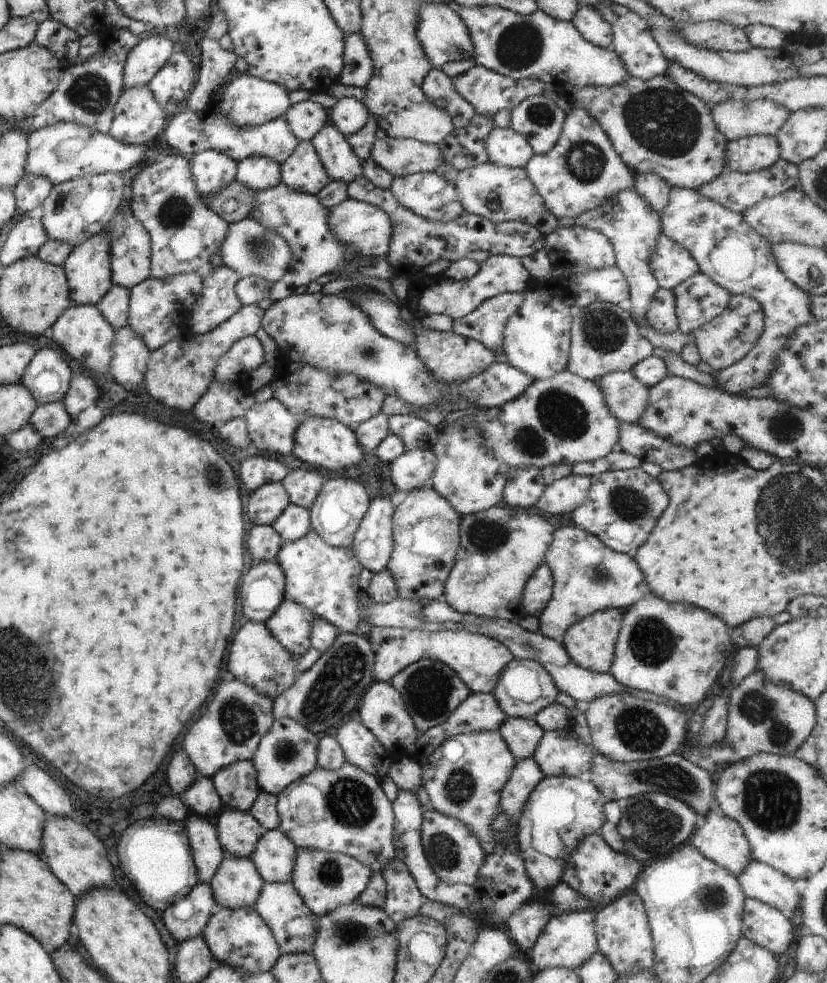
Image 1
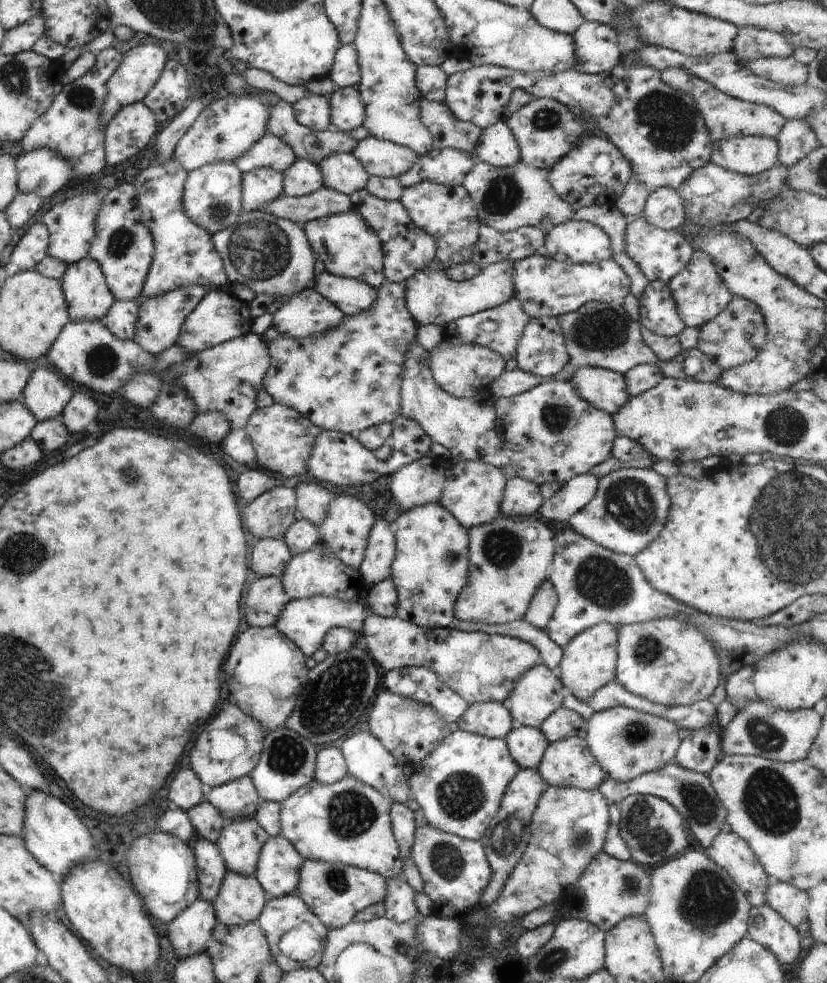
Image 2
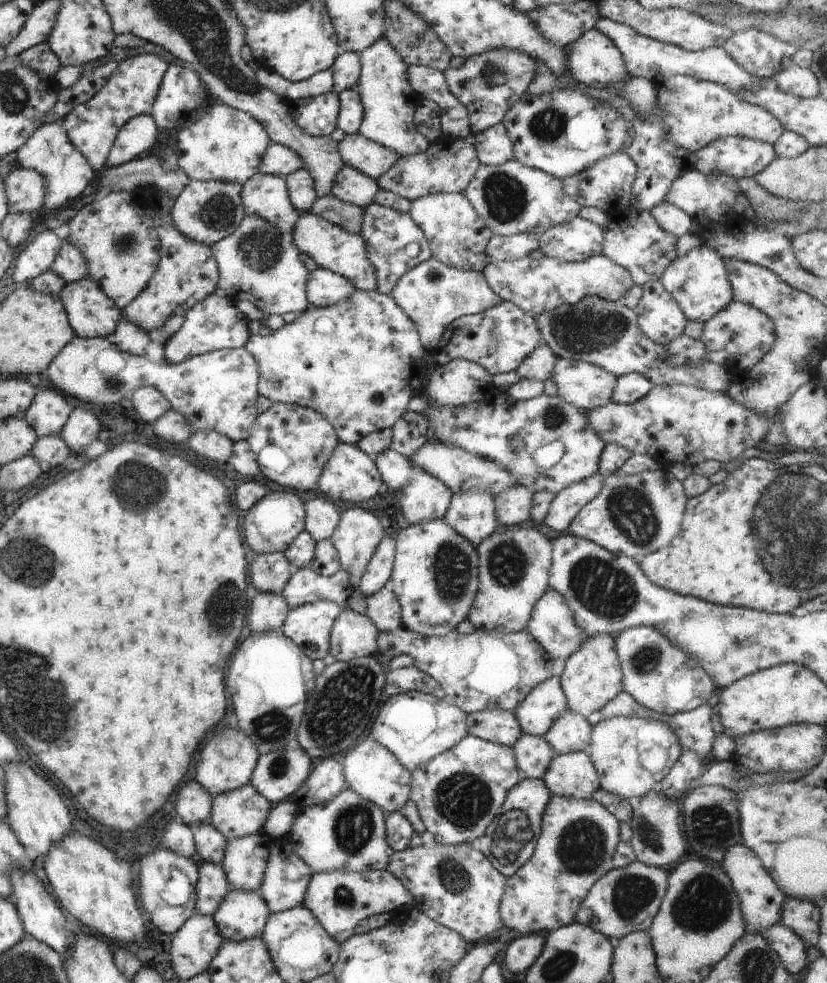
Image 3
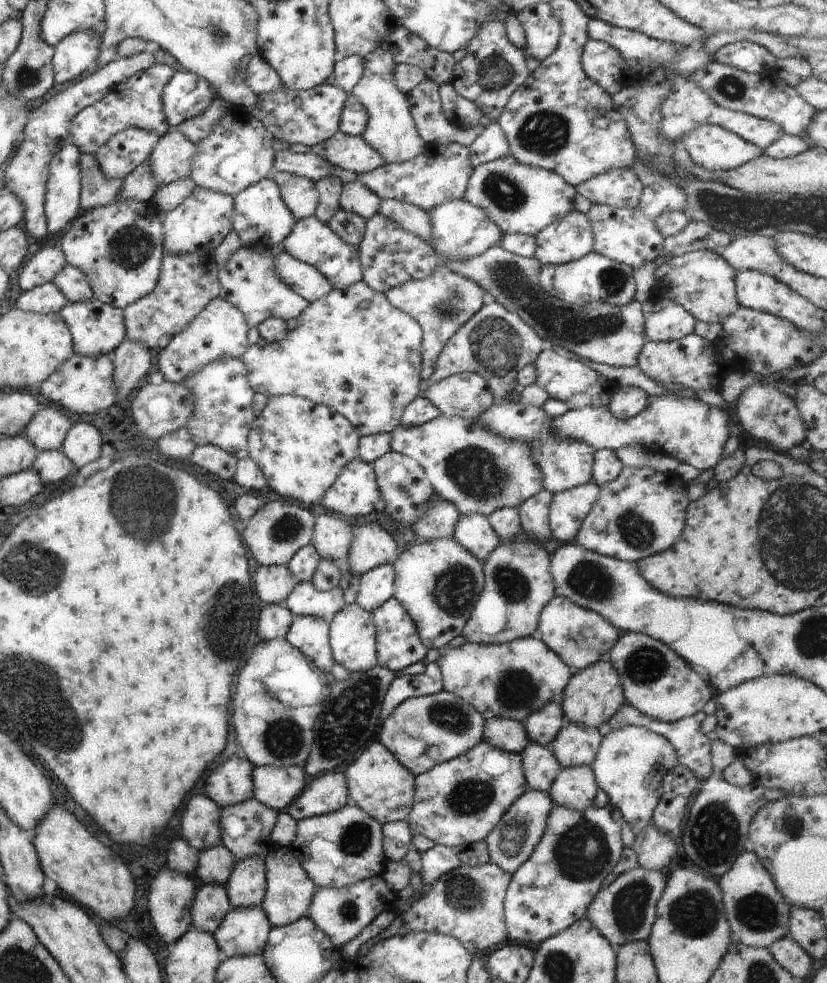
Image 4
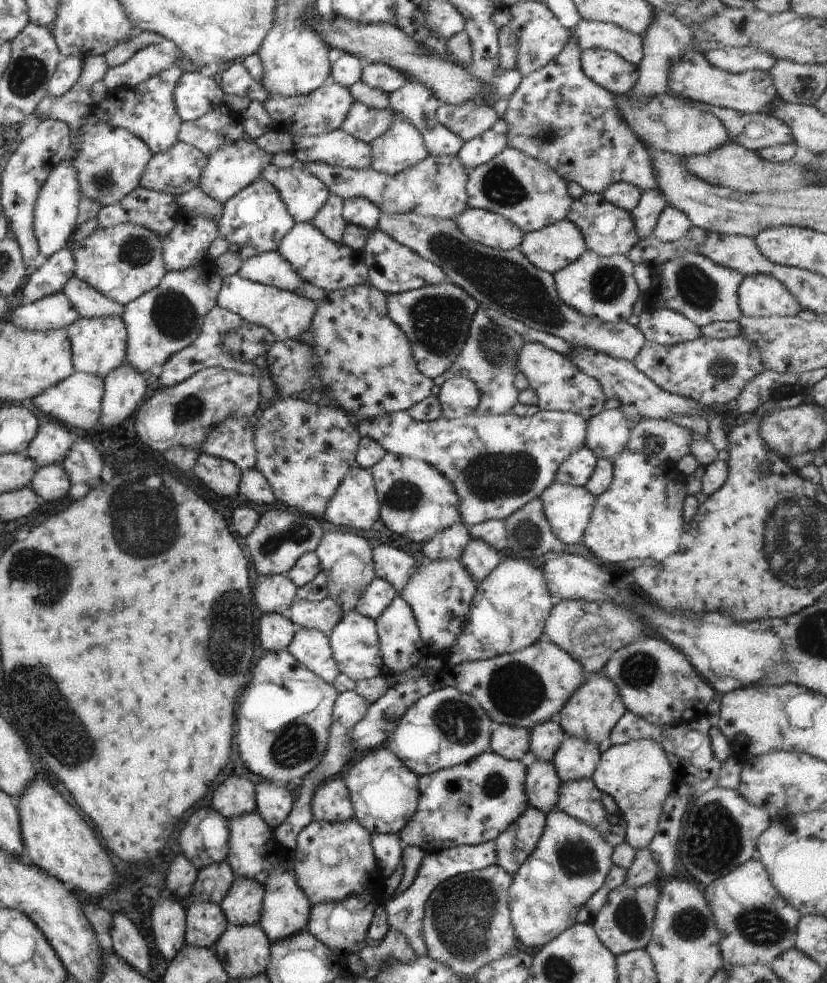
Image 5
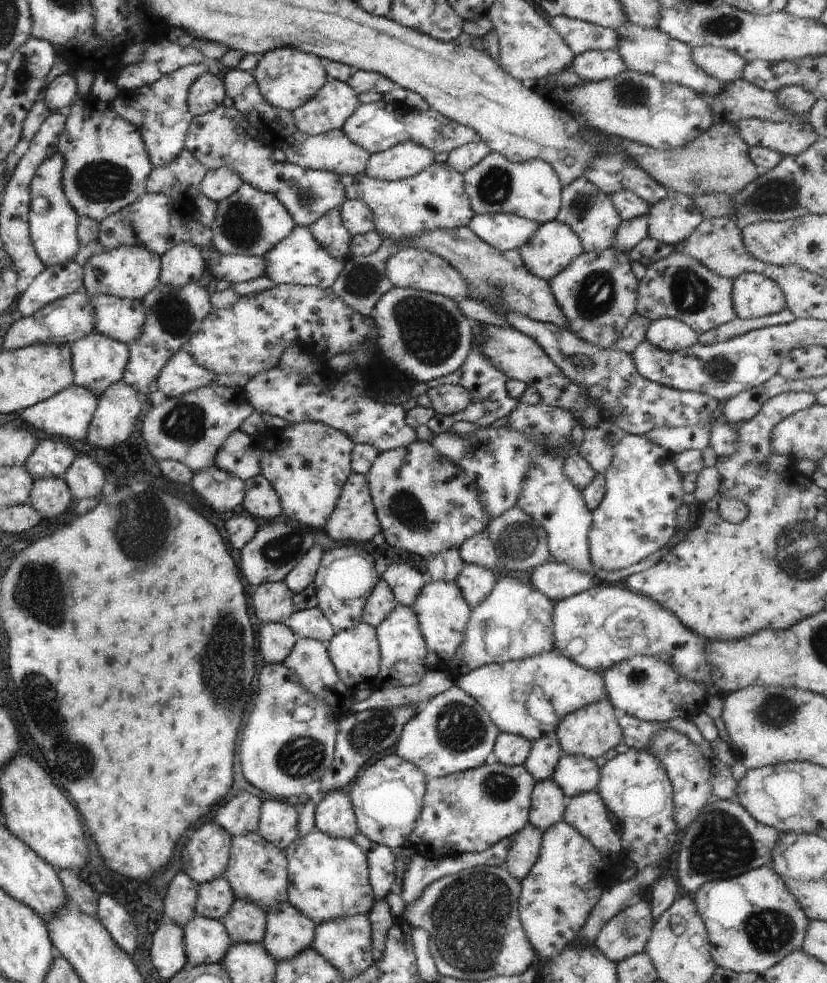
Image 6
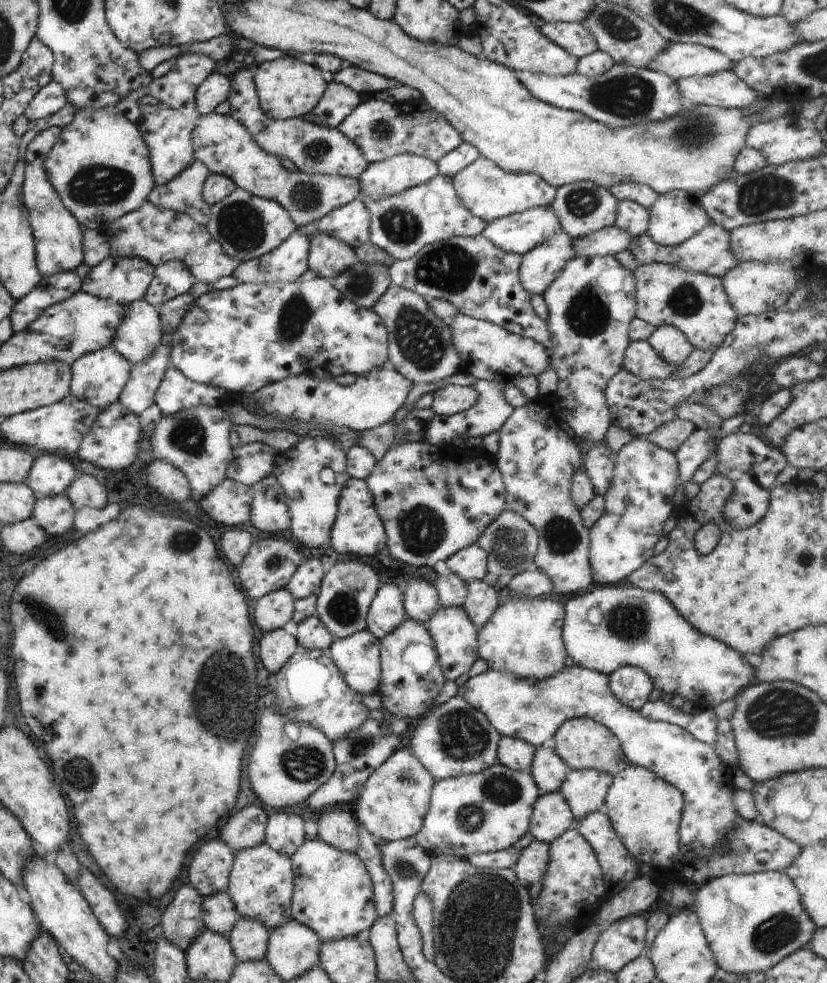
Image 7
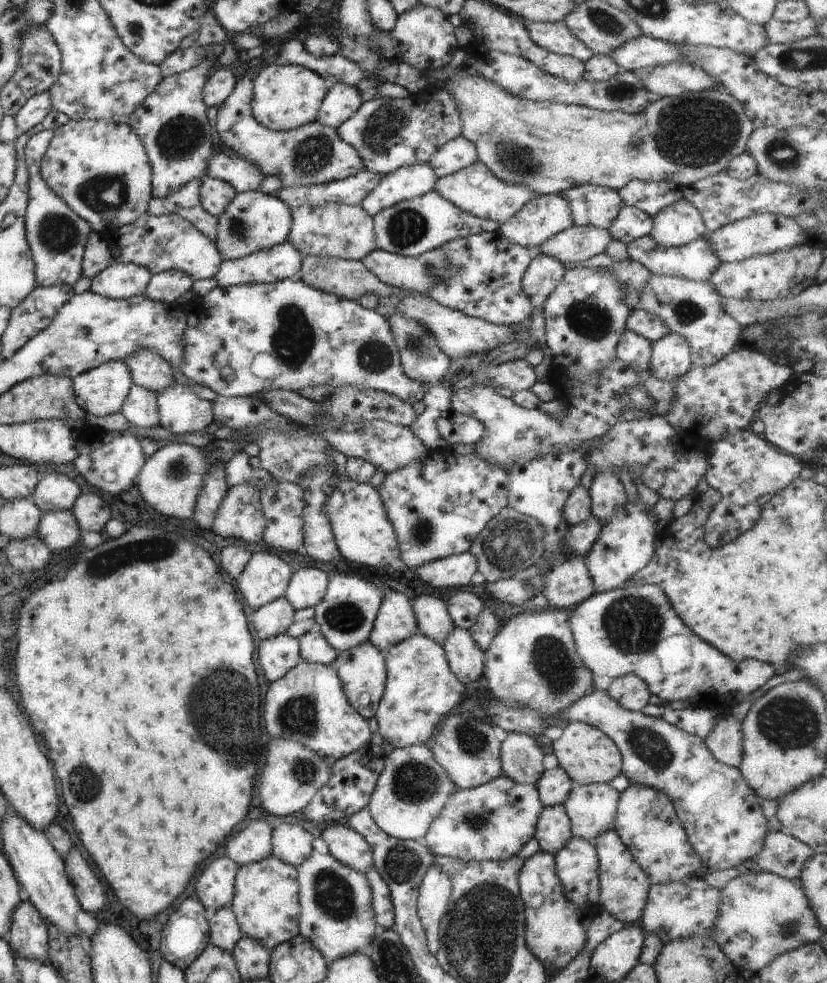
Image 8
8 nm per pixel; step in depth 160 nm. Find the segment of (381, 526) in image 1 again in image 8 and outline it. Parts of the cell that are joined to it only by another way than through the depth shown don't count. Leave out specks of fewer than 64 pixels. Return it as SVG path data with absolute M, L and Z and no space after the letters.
M387 592L375 614L368 642L385 657L390 647L414 633L416 620L410 602L399 592Z

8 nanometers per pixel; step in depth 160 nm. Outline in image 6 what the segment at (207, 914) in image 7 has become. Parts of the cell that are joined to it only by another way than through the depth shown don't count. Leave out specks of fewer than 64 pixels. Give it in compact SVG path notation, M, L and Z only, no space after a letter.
M223 876L195 886L195 915L207 917L216 921L226 915L226 912L229 910L235 898Z

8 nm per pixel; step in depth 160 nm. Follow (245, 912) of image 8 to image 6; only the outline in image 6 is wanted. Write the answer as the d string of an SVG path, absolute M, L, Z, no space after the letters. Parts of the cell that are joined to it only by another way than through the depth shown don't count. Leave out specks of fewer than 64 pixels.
M257 832L230 837L227 841L230 847L228 848L228 861L223 877L232 890L234 898L239 900L245 899L253 903L257 908L262 909L265 914L279 903L285 903L288 898L286 893L286 858L284 852L267 842L264 838L261 838L261 835Z

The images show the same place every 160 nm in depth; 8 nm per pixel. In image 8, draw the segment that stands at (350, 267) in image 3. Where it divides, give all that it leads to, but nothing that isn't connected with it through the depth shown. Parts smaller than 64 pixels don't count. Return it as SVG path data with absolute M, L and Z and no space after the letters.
M289 242L255 252L239 260L223 260L213 281L218 288L243 284L272 284L300 271L302 257Z

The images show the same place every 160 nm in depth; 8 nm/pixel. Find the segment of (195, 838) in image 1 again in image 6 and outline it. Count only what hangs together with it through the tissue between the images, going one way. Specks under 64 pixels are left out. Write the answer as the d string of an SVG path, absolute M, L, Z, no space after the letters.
M194 914L182 933L186 962L191 965L219 964L230 948L224 926L207 917Z

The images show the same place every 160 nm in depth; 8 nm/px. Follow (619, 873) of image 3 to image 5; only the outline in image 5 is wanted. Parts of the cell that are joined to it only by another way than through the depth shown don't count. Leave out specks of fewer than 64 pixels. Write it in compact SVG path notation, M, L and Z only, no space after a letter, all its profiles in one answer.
M647 883L630 889L625 885L609 892L605 904L594 916L591 926L601 944L617 956L633 949L644 949L650 939L650 922L654 919L654 906L660 897L659 883Z

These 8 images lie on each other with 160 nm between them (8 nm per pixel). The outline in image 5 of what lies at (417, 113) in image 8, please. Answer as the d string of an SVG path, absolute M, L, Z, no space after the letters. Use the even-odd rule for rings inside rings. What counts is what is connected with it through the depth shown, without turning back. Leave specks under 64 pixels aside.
M353 101L340 129L355 140L369 144L388 130L391 121L392 114L387 109L372 109ZM461 103L460 105L440 104L437 120L453 135L467 142L482 132L489 130L499 114L487 105Z

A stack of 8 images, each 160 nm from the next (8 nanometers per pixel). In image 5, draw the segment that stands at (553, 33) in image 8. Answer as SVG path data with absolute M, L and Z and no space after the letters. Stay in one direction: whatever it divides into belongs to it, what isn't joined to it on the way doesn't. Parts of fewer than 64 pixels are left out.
M579 19L577 24L573 25L570 34L580 51L605 49L618 54L632 65L638 65L641 60L641 37L614 24Z

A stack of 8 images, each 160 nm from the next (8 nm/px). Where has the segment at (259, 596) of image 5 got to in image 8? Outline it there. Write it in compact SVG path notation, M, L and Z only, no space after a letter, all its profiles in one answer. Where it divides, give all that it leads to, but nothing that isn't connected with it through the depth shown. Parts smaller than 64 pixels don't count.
M284 597L257 608L251 614L255 634L263 641L271 636L286 633L289 624L293 622L293 612L293 608Z

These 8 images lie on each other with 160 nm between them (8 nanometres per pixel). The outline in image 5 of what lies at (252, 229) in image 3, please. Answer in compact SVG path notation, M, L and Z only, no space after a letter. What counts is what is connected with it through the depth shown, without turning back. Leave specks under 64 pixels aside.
M237 274L222 278L216 305L219 308L238 314L242 320L264 326L274 336L275 341L300 341L299 336L310 328L310 320L316 303L269 285L254 283Z

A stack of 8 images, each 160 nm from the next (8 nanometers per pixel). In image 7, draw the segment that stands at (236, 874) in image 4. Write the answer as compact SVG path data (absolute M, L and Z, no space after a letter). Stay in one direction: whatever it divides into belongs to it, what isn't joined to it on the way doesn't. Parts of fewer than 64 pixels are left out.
M237 916L236 920L226 937L236 961L251 962L264 959L268 938L267 928L251 918Z

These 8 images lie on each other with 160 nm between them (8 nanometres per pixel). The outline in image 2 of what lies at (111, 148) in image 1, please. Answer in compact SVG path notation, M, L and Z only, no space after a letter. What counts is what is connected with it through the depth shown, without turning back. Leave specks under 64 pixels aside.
M45 147L17 156L15 164L18 192L33 193L43 202L69 181L71 166Z

